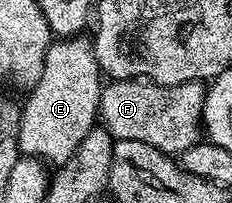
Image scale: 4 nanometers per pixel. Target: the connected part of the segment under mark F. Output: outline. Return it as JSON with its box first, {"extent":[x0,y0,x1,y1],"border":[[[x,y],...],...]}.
{"extent":[99,77,206,157],"border":[[[140,77],[115,79],[102,86],[99,123],[114,140],[147,141],[147,145],[155,145],[155,149],[164,155],[179,157],[199,142],[203,131],[201,114],[206,90],[206,84],[201,81],[168,87]]]}

